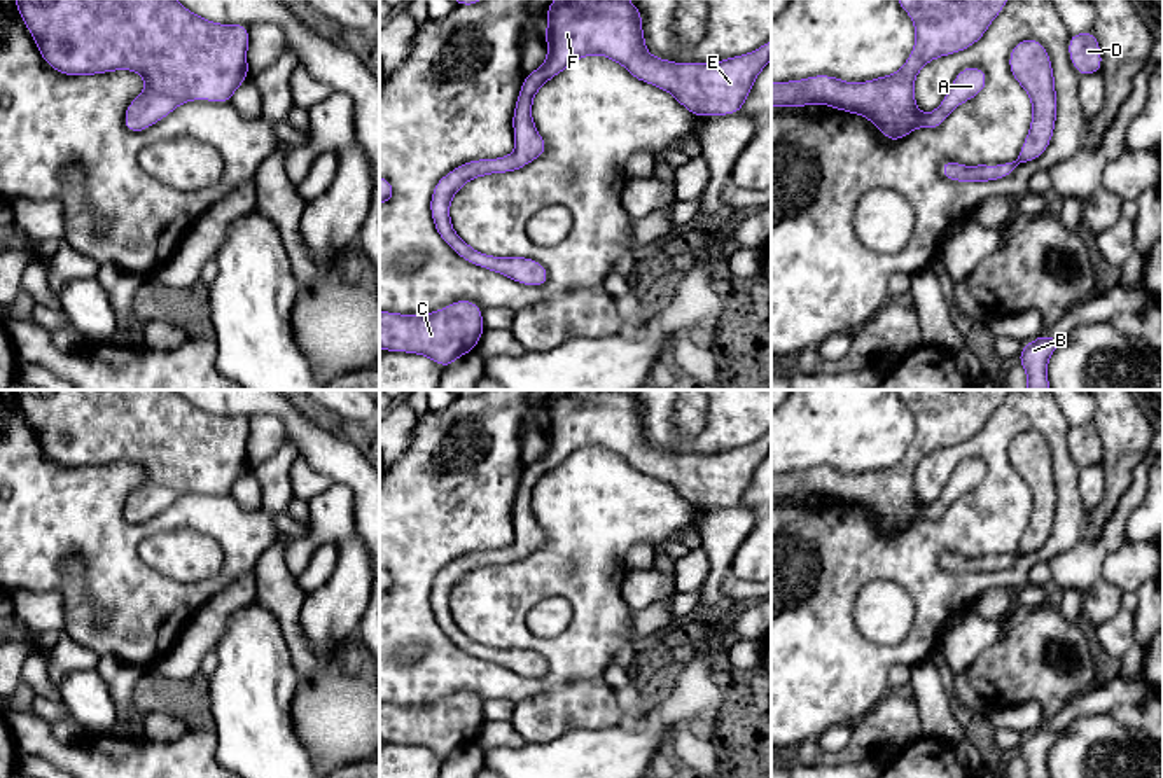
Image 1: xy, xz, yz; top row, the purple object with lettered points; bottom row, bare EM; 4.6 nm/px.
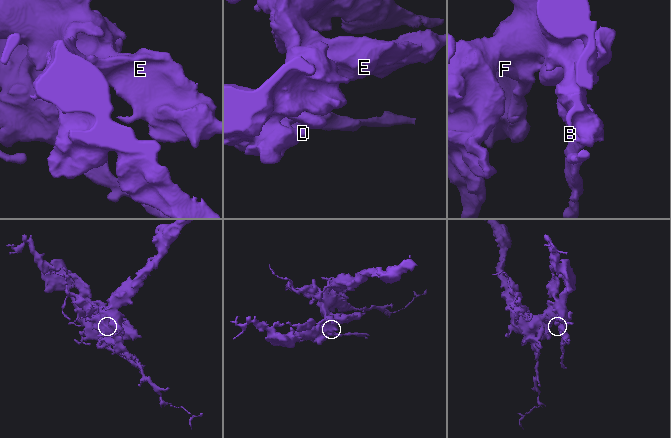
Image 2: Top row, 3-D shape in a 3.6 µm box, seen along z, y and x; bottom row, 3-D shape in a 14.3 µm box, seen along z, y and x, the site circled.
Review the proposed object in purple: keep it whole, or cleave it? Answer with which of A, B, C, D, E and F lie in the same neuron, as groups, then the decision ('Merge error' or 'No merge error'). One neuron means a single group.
Groups: A B C D E F. No merge error

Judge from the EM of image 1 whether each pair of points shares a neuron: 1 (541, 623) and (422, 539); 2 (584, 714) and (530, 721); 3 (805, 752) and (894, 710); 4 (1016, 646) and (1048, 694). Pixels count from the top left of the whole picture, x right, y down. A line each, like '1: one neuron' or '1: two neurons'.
1: two neurons
2: one neuron
3: one neuron
4: one neuron

